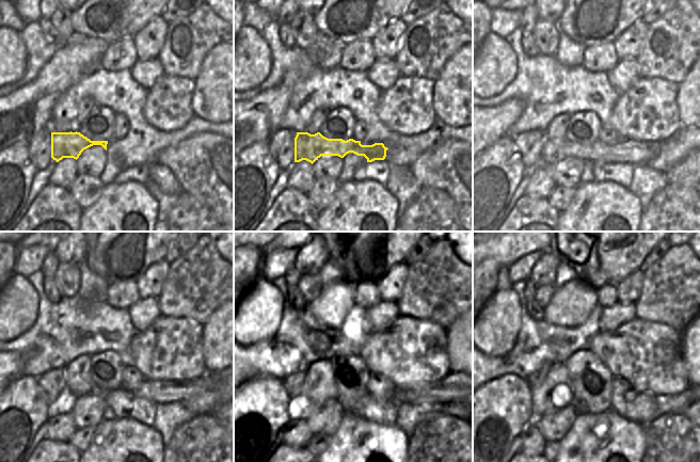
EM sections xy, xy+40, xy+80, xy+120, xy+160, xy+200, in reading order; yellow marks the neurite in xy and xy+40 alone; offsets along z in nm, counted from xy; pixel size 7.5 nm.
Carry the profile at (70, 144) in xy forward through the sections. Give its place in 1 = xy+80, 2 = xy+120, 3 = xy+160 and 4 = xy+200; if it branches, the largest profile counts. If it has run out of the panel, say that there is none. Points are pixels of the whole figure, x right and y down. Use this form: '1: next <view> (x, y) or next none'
1: next xy+80 (647, 181)
2: next xy+120 (177, 402)
3: next xy+160 (413, 408)
4: next xy+200 (666, 403)

